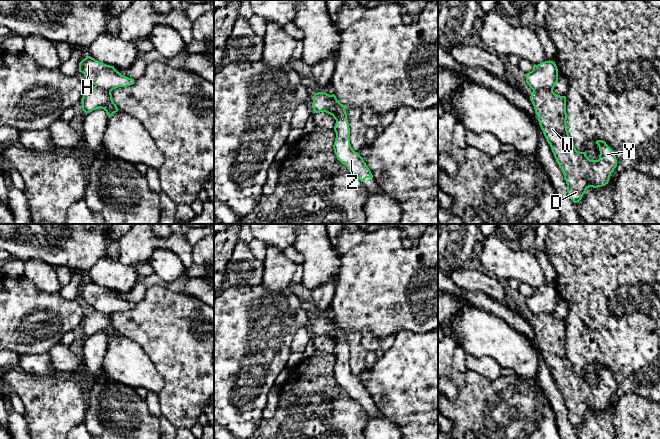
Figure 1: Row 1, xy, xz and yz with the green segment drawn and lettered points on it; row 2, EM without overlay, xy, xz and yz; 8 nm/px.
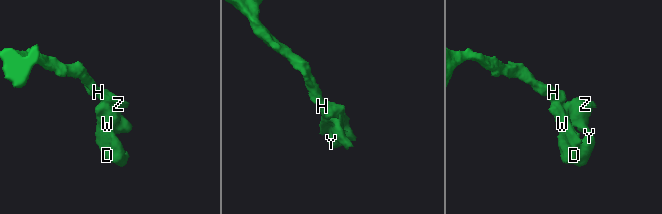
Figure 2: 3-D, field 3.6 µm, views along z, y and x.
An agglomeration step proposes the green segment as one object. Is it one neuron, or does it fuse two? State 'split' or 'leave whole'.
split

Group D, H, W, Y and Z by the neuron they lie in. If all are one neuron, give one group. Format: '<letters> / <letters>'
D W Y Z / H

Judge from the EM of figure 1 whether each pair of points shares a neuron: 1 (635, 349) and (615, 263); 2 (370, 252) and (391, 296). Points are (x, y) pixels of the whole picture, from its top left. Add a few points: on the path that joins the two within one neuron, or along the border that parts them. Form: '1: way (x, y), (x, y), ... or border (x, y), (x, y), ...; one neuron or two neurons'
1: way (635, 328), (636, 295), (625, 284); one neuron
2: way (381, 263), (381, 279), (384, 285); one neuron

